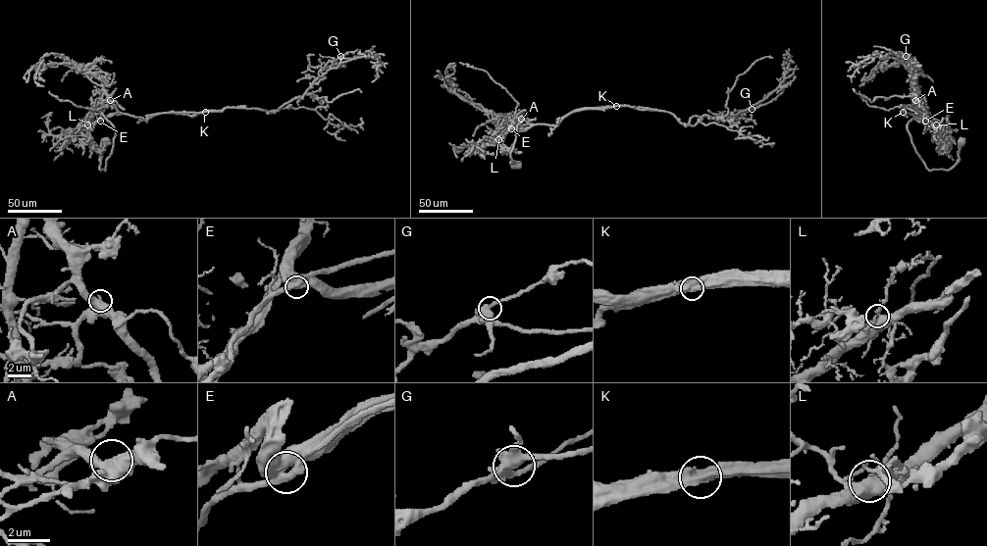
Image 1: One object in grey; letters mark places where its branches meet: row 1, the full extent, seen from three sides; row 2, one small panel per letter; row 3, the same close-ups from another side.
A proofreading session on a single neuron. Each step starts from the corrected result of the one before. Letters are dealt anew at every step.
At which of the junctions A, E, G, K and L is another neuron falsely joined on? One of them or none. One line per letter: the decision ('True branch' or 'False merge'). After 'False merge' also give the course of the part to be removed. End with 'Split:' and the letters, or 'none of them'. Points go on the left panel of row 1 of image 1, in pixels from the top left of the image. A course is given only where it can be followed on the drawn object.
A: True branch
E: True branch
G: True branch
K: False merge. Course of the part to remove: (204, 112), (191, 116), (171, 113), (145, 116)
L: True branch
Split: K

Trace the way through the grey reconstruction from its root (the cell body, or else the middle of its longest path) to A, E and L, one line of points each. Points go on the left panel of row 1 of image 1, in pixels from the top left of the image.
A: (106, 140), (99, 166), (105, 171), (115, 135), (114, 126), (102, 114), (110, 100)
E: (106, 140), (99, 166), (105, 171), (115, 132), (102, 114), (100, 121)
L: (106, 140), (99, 166), (105, 171), (106, 160), (113, 148), (114, 126), (102, 114), (87, 124)

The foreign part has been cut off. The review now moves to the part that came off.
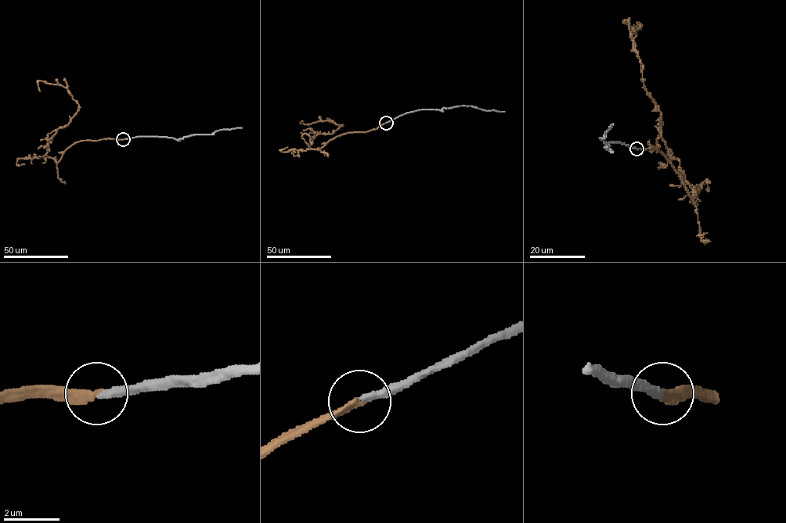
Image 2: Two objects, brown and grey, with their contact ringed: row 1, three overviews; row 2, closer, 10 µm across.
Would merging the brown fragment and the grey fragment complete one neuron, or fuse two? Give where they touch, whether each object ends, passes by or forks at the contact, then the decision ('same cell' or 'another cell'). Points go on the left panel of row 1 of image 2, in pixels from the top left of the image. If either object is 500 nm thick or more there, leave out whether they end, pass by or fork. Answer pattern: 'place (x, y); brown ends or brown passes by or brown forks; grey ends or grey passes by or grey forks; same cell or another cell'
place (123, 139); brown ends; grey ends; same cell

